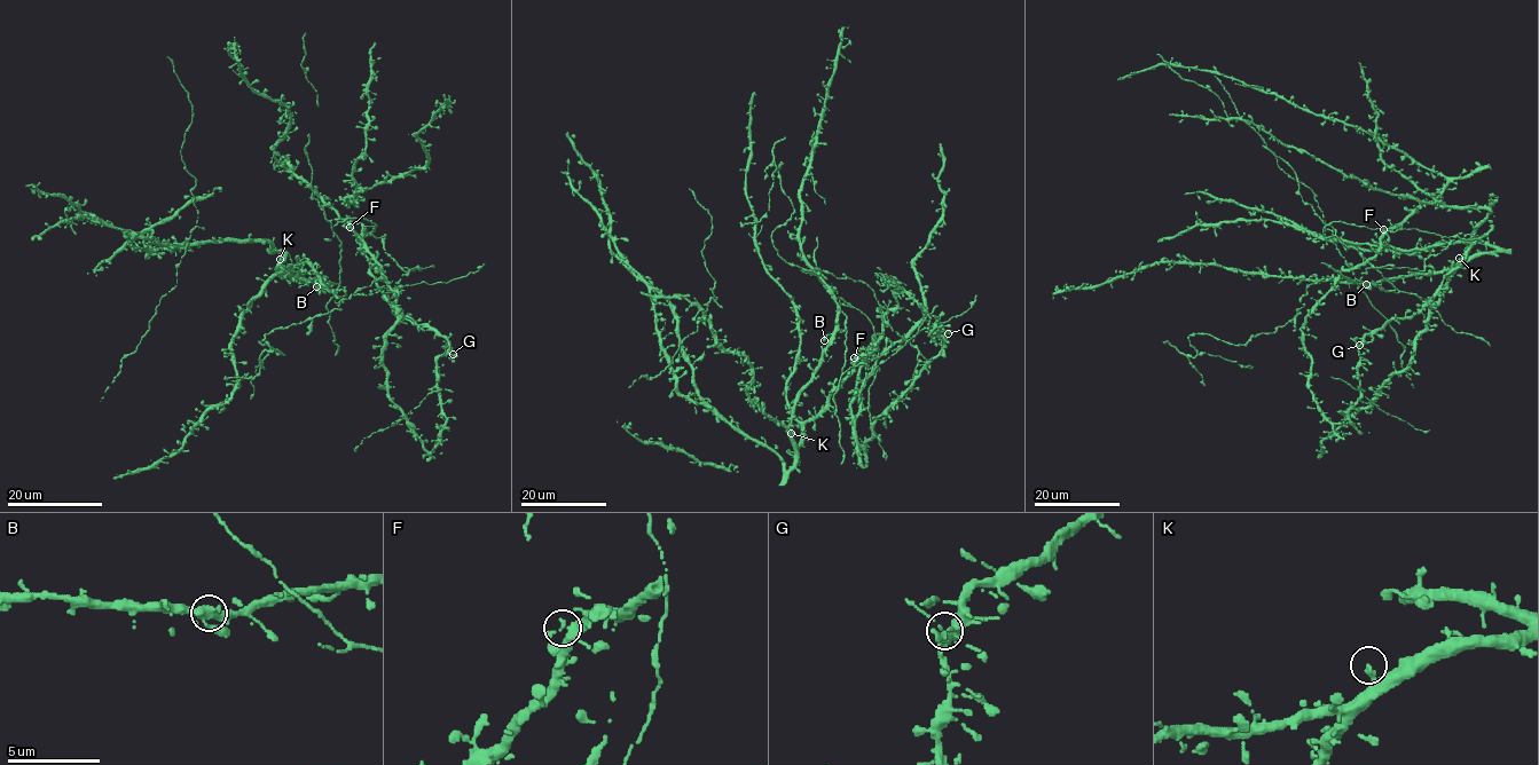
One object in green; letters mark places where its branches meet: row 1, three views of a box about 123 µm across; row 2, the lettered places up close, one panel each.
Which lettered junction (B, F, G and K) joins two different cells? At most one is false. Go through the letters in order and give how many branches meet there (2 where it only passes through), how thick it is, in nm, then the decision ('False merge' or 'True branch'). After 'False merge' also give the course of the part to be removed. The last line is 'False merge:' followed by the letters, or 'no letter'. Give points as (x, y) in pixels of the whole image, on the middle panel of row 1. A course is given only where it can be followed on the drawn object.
B: Branches: 1. Thickness 360 nm. True branch
F: Branches: 1. Thickness 360 nm. True branch
G: Branches: 1. Thickness 420 nm. True branch
K: Branches: 1. Thickness 360 nm. True branch
False merge: no letter

